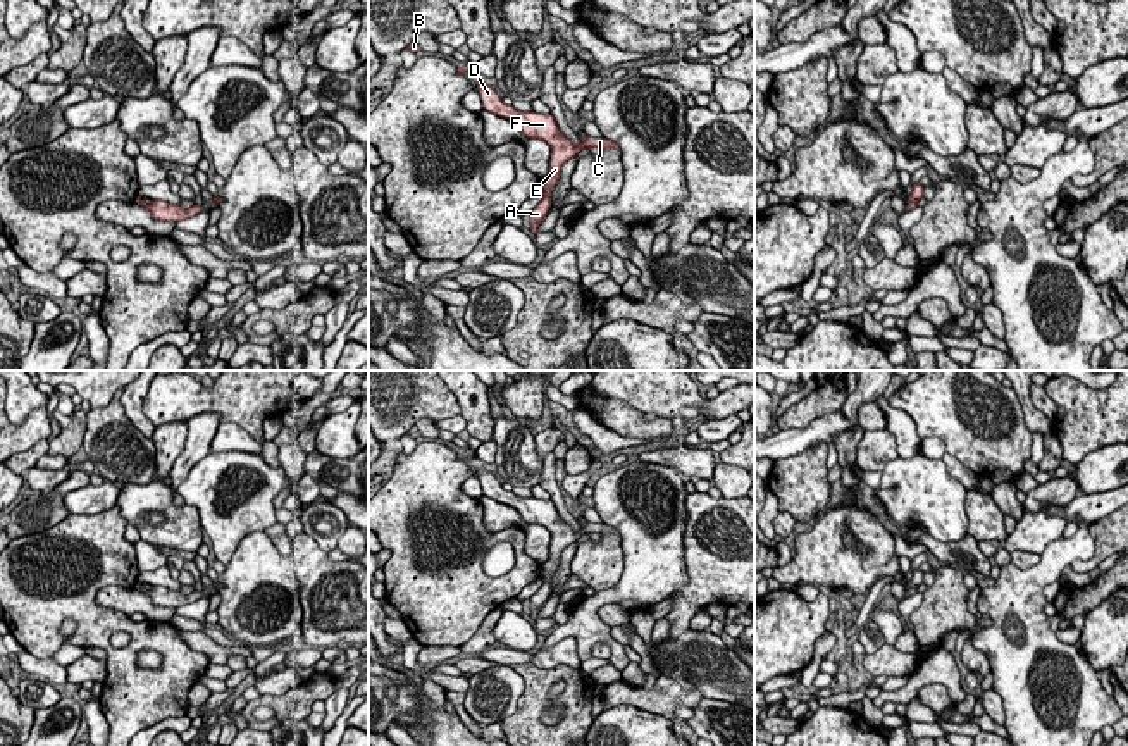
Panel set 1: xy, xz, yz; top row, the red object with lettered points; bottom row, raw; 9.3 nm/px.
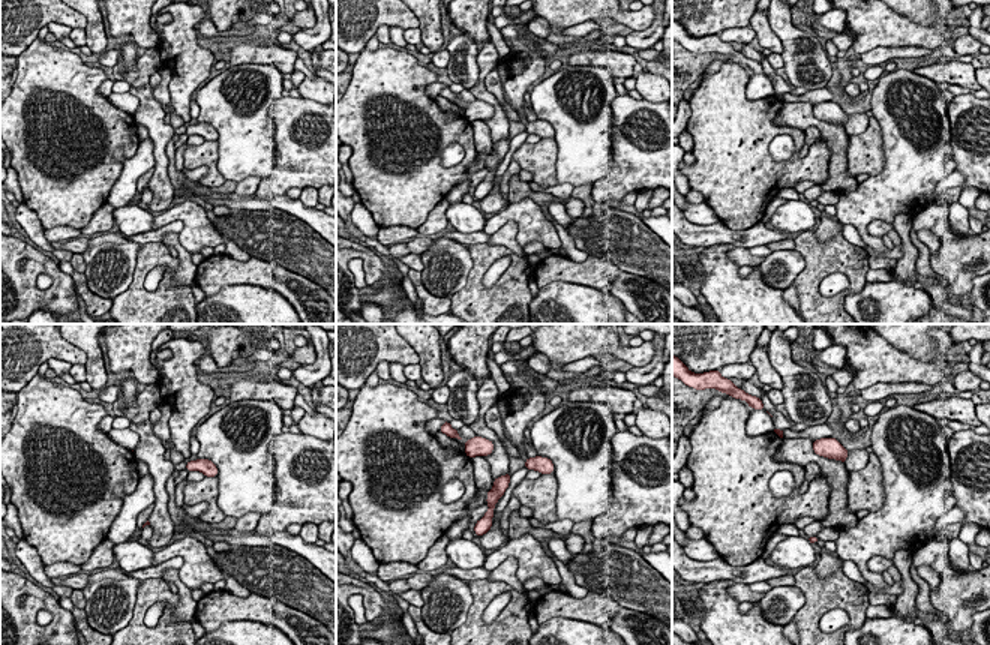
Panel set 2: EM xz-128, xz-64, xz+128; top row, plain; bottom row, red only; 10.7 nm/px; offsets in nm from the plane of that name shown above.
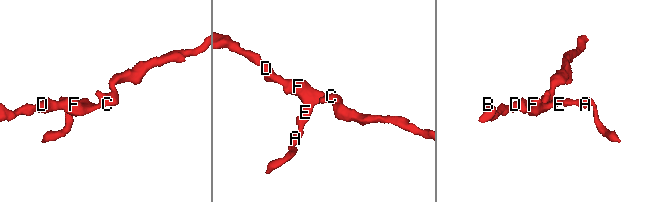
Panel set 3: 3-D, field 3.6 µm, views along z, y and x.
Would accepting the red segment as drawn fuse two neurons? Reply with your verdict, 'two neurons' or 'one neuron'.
one neuron

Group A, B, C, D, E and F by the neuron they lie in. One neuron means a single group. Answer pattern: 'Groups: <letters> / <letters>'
Groups: A B C D E F

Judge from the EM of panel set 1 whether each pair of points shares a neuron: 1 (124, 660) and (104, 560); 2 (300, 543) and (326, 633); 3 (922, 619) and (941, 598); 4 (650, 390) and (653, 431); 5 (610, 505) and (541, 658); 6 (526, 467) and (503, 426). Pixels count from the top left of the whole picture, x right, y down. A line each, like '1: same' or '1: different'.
1: same
2: same
3: same
4: different
5: different
6: same

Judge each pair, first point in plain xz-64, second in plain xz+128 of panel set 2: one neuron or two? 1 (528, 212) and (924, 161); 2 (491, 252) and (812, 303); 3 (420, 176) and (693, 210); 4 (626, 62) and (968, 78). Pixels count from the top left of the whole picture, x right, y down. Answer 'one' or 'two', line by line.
1: one
2: one
3: two
4: one

